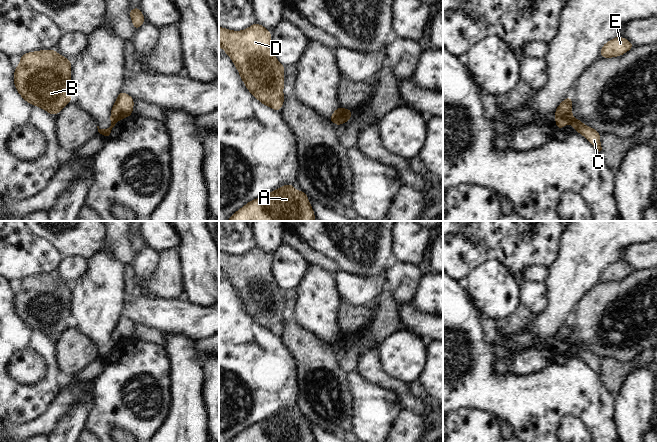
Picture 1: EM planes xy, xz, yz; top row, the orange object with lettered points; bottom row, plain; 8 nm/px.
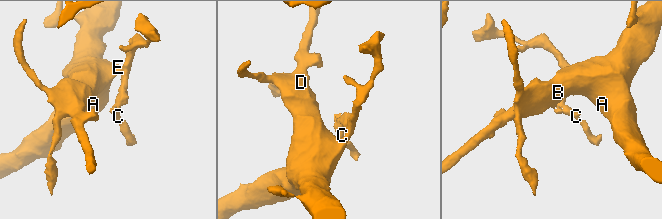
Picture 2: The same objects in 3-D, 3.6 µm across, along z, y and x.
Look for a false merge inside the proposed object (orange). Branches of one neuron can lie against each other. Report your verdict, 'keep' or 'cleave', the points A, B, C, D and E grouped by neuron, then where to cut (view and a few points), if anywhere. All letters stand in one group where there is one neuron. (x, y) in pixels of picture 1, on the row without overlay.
cleave | A B D E / C | xz (337, 333), (335, 347)

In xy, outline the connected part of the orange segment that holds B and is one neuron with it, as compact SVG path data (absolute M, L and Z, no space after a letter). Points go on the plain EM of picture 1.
M56 276L23 278L14 294L14 309L22 322L54 340L71 326L71 284Z

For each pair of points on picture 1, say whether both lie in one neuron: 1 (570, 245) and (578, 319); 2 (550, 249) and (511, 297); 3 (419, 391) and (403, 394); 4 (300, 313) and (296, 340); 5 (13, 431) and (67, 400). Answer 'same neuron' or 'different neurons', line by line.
1: different neurons
2: different neurons
3: different neurons
4: different neurons
5: same neuron

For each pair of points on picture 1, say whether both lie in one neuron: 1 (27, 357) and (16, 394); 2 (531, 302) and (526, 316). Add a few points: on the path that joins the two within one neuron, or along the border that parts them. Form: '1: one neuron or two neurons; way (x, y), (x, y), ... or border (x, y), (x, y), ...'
1: two neurons; border (10, 376), (21, 383), (35, 383), (43, 377)
2: two neurons; border (521, 303), (535, 316)

